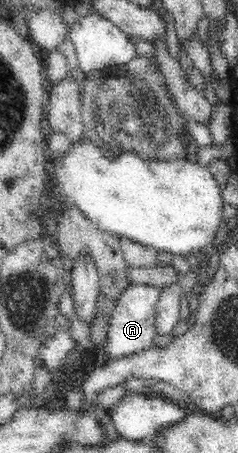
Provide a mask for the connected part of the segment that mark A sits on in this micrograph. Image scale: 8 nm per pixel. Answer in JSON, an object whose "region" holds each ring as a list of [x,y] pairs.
{"region":[[[148,284],[129,285],[119,295],[109,317],[106,339],[100,349],[105,351],[107,360],[129,357],[154,347],[153,338],[157,336],[157,331],[155,331],[156,304],[159,295],[160,289]]]}

